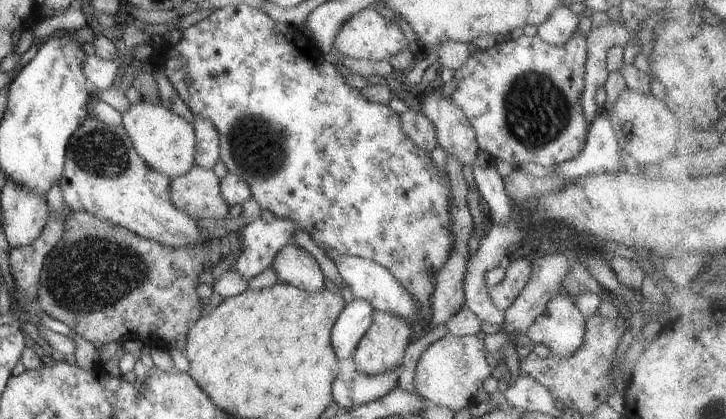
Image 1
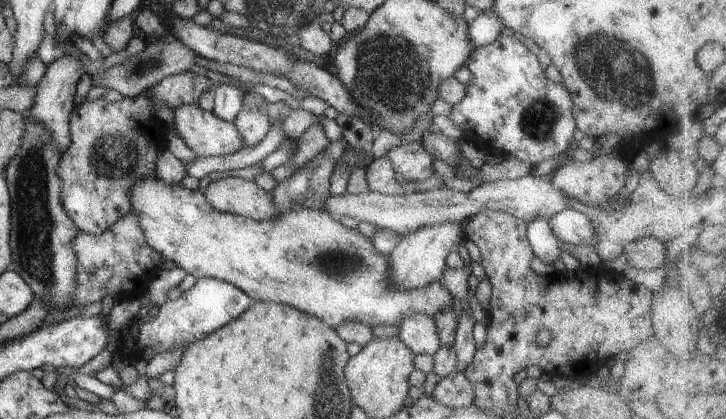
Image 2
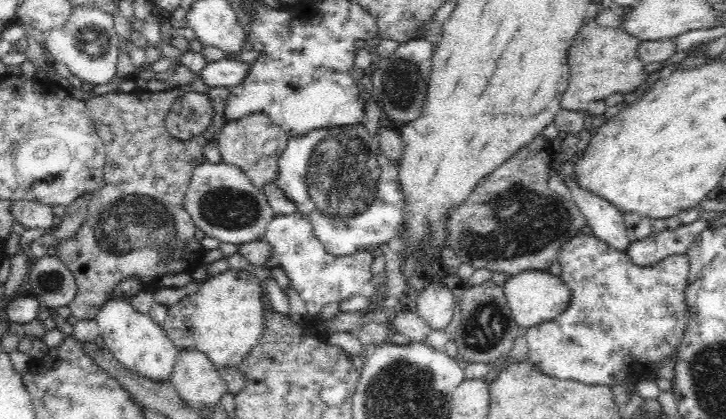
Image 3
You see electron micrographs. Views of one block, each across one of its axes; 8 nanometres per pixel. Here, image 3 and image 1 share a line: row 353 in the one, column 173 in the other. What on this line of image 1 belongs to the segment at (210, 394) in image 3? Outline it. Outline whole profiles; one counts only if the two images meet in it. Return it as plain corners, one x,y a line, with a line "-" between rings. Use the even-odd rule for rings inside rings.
195,165
186,174
170,180
171,203
184,214
200,219
225,219
230,206
222,198
220,179
212,169

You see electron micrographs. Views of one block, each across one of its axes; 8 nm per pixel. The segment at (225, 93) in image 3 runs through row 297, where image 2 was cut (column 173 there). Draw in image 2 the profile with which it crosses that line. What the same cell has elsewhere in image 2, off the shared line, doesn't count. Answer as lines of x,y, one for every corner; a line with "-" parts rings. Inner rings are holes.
186,71
163,78
153,87
143,90
134,98
123,97
122,100
113,102
113,104
107,104
103,98
90,102
85,99
82,103
73,106
68,117
70,144
62,152
56,173
62,182
60,198
63,209
78,231
89,235
103,233
116,221
119,221
119,218
130,212
131,204
128,195
131,188
141,178
154,176
157,157
165,150
163,139
165,128
154,114
154,105
164,103
173,110
182,105
197,105
201,94
212,90
212,83
211,80
203,76

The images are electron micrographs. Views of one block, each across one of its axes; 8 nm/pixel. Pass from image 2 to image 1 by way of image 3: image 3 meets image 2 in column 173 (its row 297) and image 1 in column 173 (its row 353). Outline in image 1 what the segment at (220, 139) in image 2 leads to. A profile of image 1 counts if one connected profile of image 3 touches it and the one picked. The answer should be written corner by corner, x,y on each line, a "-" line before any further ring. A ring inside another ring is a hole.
140,101
120,114
122,128
127,132
136,154
155,171
170,180
186,174
195,163
194,126
180,115
174,114
159,102

